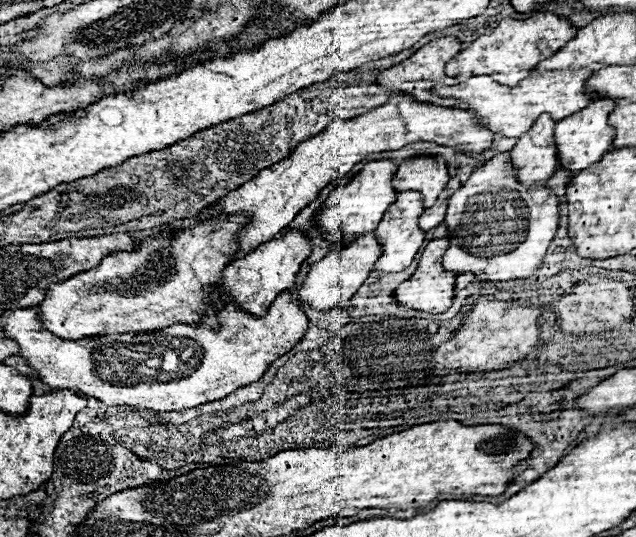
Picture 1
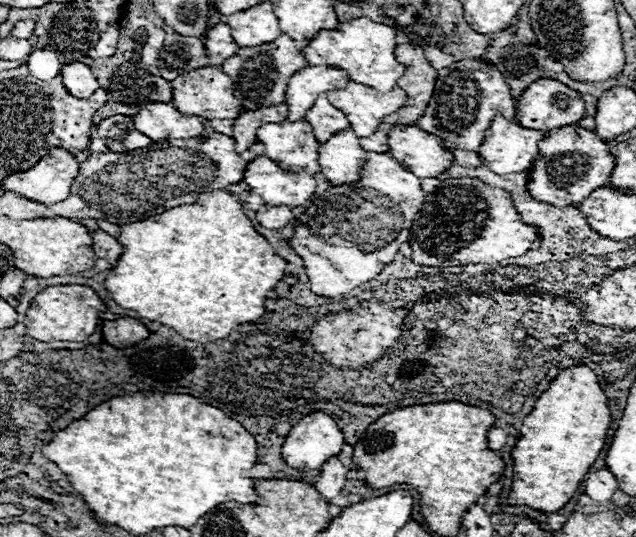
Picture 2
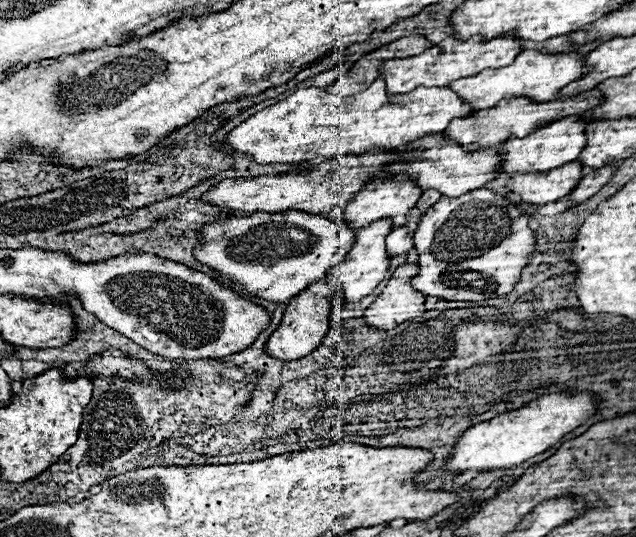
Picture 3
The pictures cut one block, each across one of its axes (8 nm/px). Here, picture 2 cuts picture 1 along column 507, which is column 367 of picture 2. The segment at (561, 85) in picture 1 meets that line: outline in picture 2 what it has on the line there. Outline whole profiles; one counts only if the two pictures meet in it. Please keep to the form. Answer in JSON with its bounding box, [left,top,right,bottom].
[326,80,408,138]

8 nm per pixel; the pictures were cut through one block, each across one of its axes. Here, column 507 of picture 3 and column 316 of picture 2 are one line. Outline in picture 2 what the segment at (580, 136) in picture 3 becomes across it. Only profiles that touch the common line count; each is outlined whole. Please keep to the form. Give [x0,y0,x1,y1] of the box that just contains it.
[256,120,318,172]

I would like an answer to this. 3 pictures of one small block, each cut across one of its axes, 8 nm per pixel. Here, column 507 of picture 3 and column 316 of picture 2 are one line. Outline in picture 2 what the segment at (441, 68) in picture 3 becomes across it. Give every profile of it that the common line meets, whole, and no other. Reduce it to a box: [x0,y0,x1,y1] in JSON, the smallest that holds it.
[302,18,404,92]

